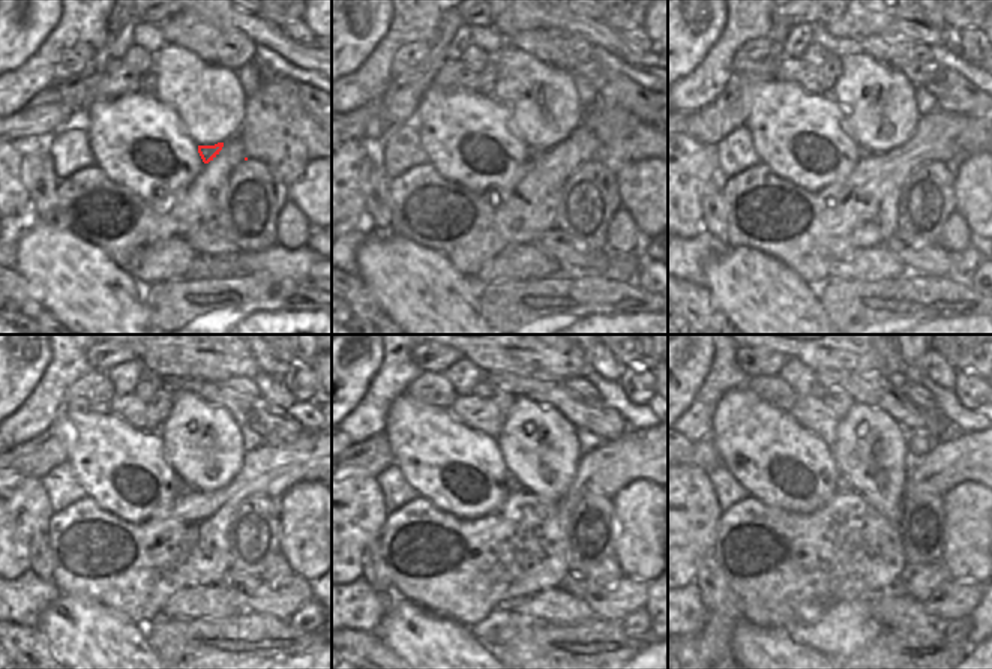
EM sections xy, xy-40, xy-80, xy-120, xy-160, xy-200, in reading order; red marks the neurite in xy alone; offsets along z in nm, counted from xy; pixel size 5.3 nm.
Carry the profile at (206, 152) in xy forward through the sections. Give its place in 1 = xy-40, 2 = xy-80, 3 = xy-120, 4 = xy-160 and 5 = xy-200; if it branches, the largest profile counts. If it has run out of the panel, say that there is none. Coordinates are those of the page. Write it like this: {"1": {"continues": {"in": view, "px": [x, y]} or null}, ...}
{"1": {"continues": {"in": "xy-40", "px": [533, 153]}}, "2": {"continues": {"in": "xy-80", "px": [865, 153]}}, "3": {"continues": {"in": "xy-120", "px": [182, 488]}}, "4": {"continues": {"in": "xy-160", "px": [511, 483]}}, "5": {"continues": {"in": "xy-200", "px": [842, 483]}}}

